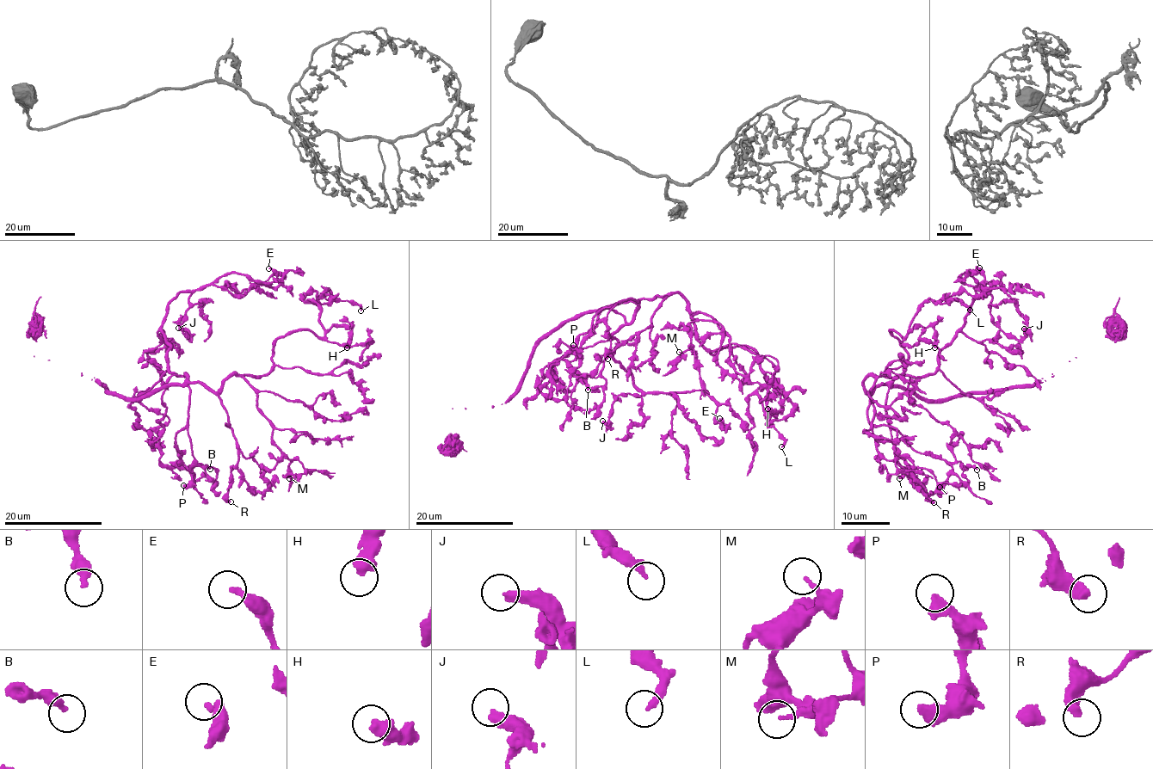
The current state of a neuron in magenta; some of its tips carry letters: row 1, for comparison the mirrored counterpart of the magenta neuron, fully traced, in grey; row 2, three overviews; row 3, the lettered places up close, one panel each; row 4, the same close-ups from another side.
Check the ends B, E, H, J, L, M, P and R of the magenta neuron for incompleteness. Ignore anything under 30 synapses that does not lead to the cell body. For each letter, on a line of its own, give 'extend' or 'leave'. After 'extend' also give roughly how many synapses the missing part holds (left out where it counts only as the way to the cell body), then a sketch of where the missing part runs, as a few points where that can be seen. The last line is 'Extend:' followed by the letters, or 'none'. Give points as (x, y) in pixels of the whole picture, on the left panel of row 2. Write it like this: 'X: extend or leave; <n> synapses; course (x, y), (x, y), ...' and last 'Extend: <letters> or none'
B: leave
E: leave
H: leave
J: leave
L: leave
M: leave
P: leave
R: extend; 30 synapses; course (231, 501), (234, 501), (231, 505), (219, 503)
Extend: R

